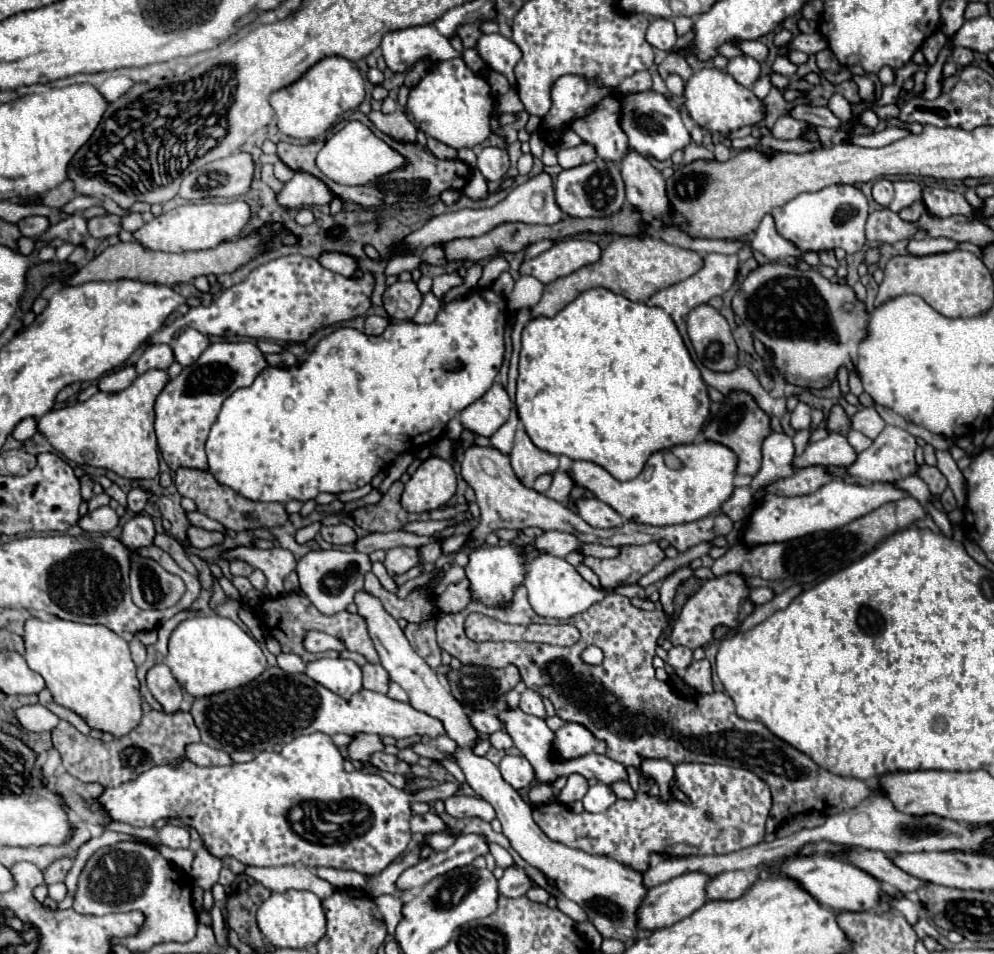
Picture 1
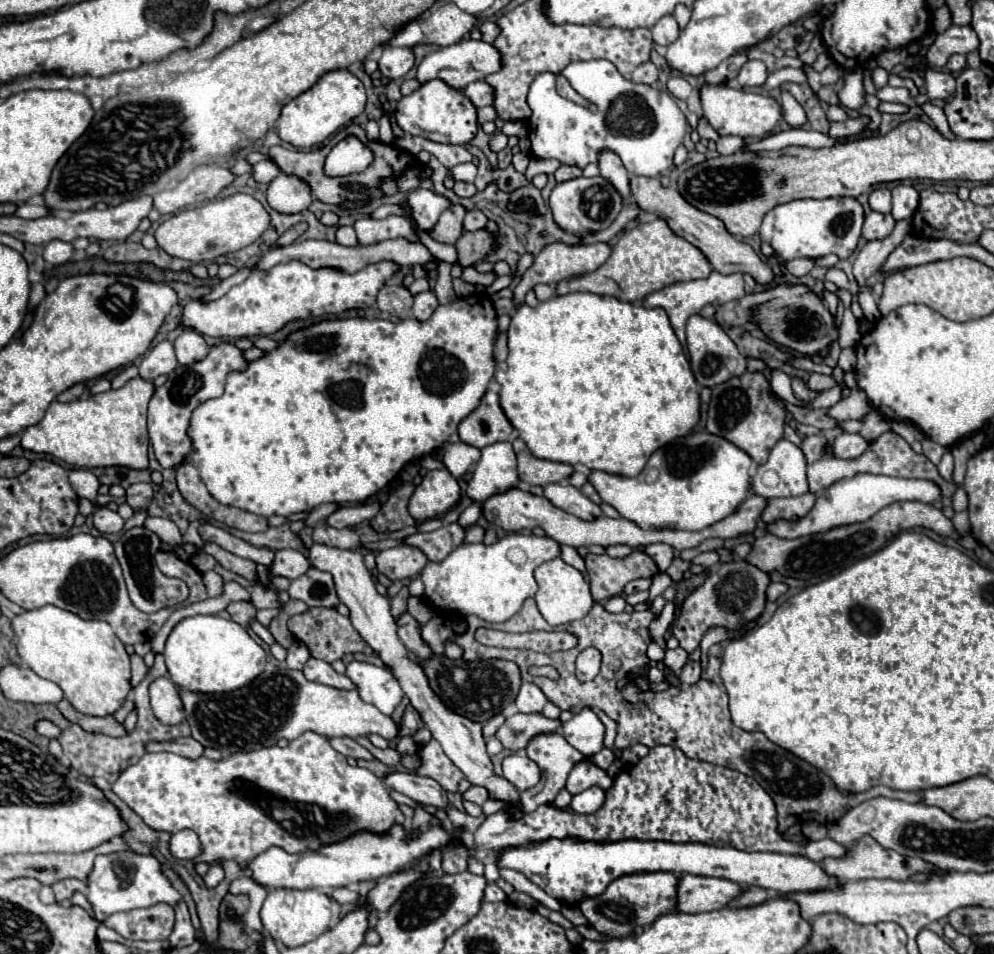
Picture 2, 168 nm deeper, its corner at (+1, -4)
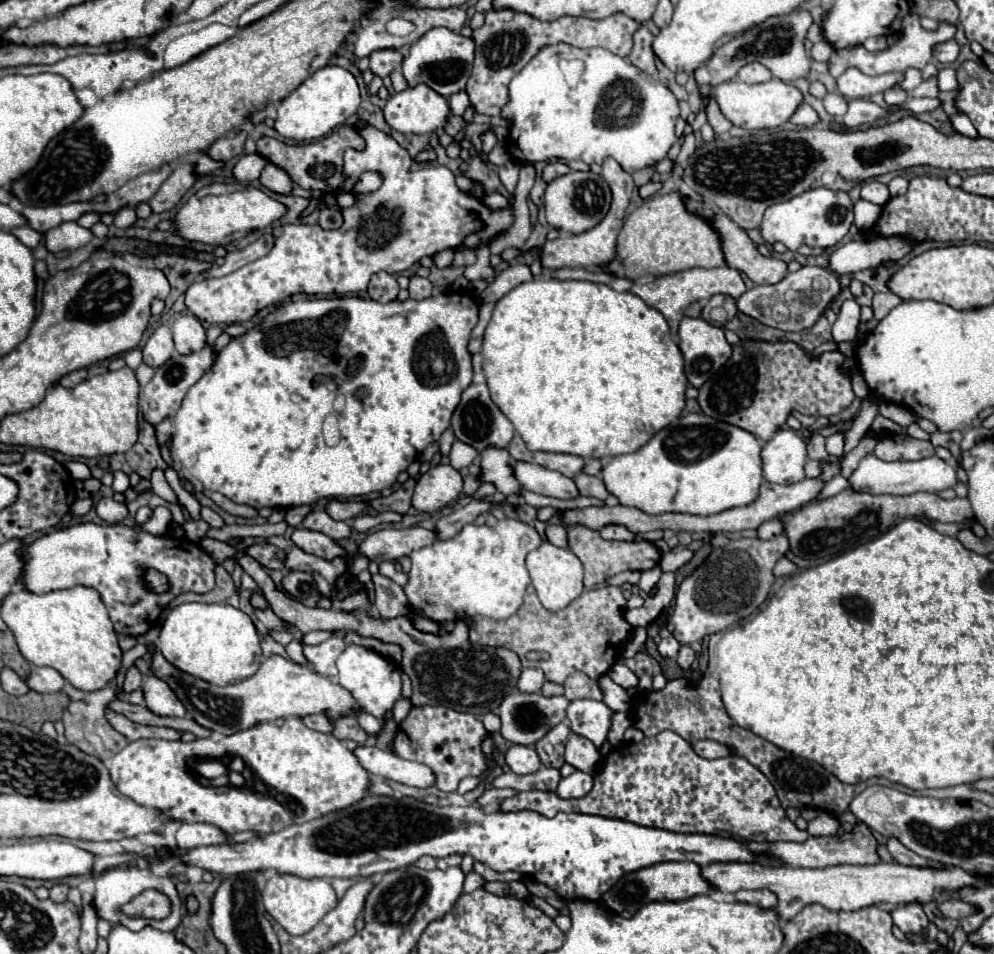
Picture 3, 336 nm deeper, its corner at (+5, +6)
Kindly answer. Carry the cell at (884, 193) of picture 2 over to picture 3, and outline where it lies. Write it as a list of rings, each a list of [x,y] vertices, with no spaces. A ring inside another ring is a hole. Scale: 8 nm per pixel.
[[[876,180],[866,182],[866,184],[862,186],[862,194],[860,194],[860,196],[862,196],[862,200],[868,200],[868,202],[878,204],[878,206],[882,206],[882,204],[886,204],[886,202],[890,200],[888,186],[882,184],[882,182],[876,182]]]

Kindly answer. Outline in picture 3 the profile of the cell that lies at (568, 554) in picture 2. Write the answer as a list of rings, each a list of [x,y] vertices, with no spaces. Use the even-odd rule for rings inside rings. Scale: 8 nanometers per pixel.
[[[548,524],[546,526],[546,540],[554,546],[560,546],[560,548],[566,548],[568,542],[566,542],[566,528],[562,524]]]

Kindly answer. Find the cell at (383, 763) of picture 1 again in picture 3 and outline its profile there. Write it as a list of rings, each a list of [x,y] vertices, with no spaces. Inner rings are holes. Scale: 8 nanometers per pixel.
[[[308,714],[308,716],[302,716],[300,720],[312,730],[318,730],[318,732],[324,732],[324,734],[332,732],[332,724],[324,714]]]

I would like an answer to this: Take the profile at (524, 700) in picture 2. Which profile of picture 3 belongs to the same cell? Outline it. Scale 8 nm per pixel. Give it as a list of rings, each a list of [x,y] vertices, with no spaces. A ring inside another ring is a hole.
[[[524,668],[518,680],[518,690],[522,692],[540,692],[544,684],[544,674],[540,668]]]

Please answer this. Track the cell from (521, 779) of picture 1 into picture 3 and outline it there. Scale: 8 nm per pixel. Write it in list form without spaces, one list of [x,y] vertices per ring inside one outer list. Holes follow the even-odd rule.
[[[512,746],[506,752],[506,764],[516,774],[532,774],[542,766],[534,746]]]

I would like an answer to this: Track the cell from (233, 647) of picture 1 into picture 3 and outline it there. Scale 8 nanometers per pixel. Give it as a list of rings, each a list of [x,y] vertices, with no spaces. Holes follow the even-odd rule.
[[[188,602],[170,610],[156,646],[164,658],[186,674],[194,674],[216,686],[250,678],[260,666],[260,636],[248,614],[230,604]]]

